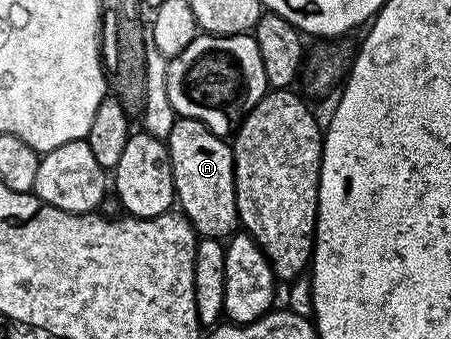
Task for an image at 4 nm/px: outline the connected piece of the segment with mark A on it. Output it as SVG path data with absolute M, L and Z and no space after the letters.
M179 117L165 140L173 167L177 205L183 216L200 238L230 238L240 228L232 146L224 138L209 131L205 123L192 117Z

